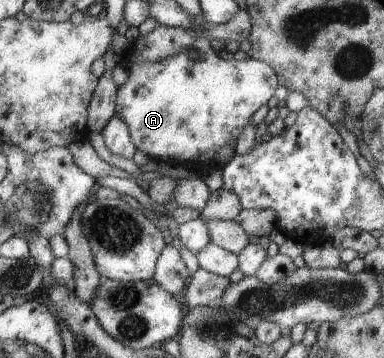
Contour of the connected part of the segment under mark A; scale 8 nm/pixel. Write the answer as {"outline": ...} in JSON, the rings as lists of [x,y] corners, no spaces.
{"outline":[[[197,38],[193,47],[199,54],[197,60],[189,58],[189,52],[184,51],[158,62],[149,62],[131,51],[127,62],[129,78],[117,88],[115,98],[115,112],[128,127],[136,150],[147,154],[149,159],[186,168],[189,162],[207,164],[223,146],[234,146],[243,128],[261,106],[269,103],[279,85],[279,76],[265,62],[253,58],[225,60],[213,50],[207,38]]]}

